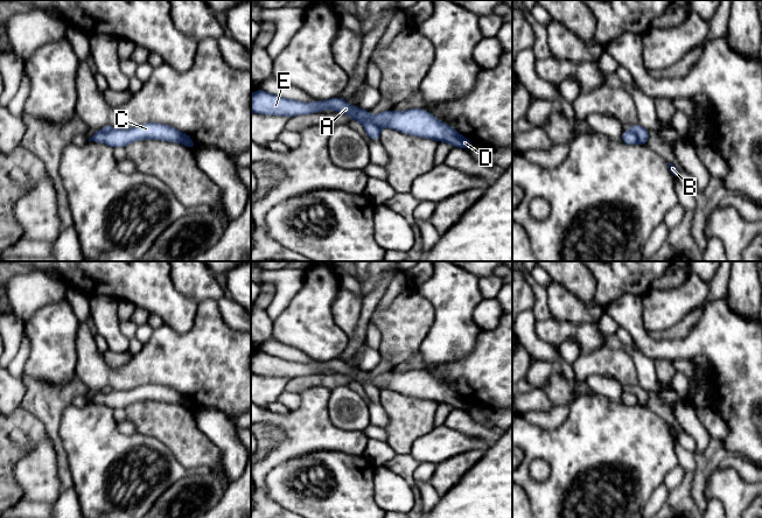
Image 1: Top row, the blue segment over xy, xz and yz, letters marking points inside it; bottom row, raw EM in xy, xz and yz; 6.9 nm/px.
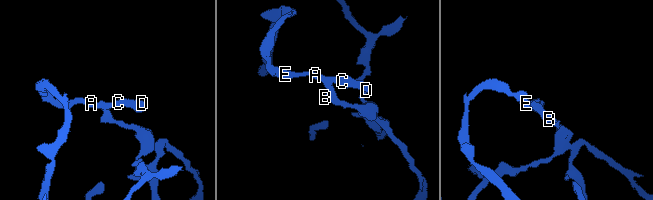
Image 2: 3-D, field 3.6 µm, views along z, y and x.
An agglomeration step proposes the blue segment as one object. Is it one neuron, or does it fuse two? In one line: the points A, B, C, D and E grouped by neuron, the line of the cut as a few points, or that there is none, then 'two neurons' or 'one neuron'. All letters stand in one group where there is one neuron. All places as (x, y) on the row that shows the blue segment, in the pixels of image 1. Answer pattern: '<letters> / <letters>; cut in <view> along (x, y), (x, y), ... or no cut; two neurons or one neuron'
A C D E / B; cut in xz along (362, 123), (370, 121), (380, 127); two neurons

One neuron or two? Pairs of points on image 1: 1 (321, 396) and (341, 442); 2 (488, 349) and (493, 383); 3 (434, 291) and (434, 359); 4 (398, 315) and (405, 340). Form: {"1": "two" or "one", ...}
{"1": "one", "2": "one", "3": "one", "4": "one"}

